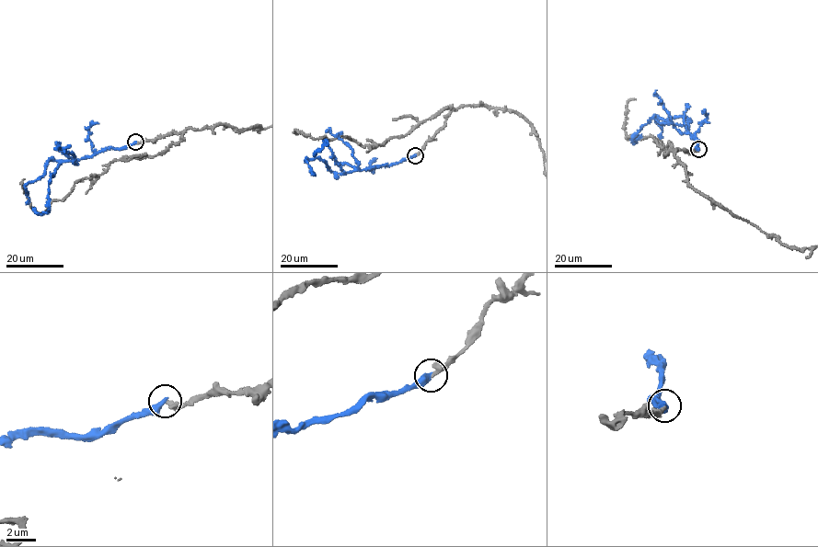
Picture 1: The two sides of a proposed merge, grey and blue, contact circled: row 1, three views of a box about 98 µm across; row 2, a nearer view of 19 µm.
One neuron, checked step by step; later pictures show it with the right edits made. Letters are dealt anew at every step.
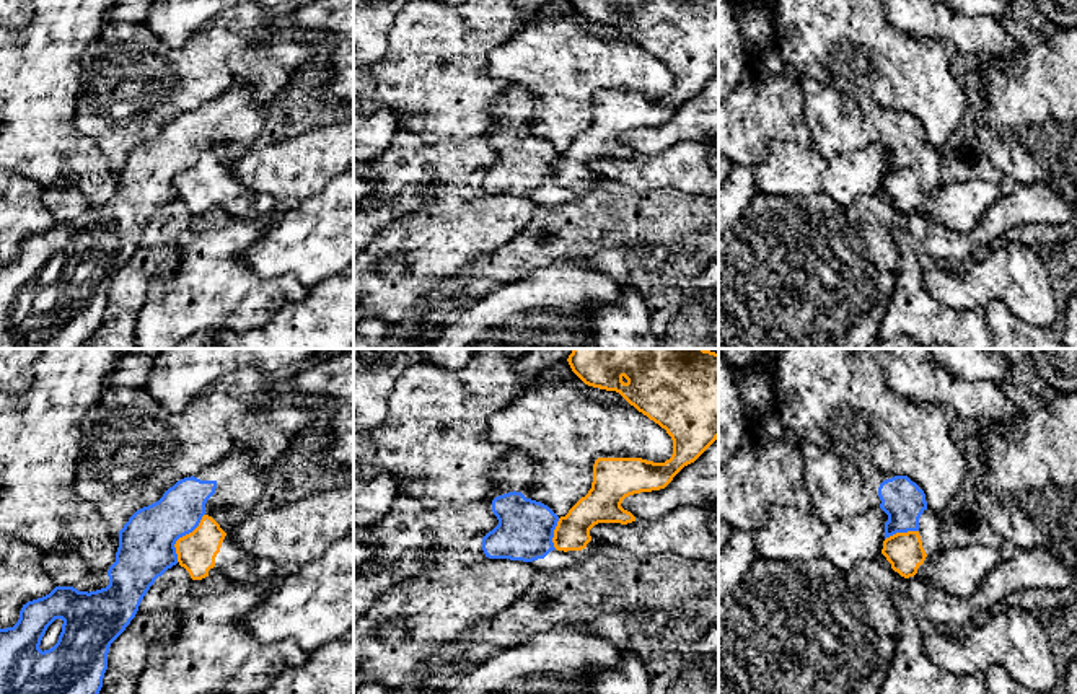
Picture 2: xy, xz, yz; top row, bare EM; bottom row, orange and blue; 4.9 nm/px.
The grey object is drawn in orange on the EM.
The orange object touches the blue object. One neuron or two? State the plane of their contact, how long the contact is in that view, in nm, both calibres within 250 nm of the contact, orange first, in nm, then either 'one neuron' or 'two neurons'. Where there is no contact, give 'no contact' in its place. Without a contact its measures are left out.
contact in xy; length 280 nm; calibres 190 and 280 nm; two neurons

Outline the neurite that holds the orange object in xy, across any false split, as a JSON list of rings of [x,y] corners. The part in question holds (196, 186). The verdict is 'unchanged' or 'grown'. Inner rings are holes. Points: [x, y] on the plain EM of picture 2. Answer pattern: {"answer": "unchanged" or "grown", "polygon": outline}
{"answer": "grown", "polygon": [[[204,150],[199,161],[174,179],[178,197],[192,215],[223,209],[230,217],[254,218],[270,213],[275,199],[244,186],[220,160]]]}

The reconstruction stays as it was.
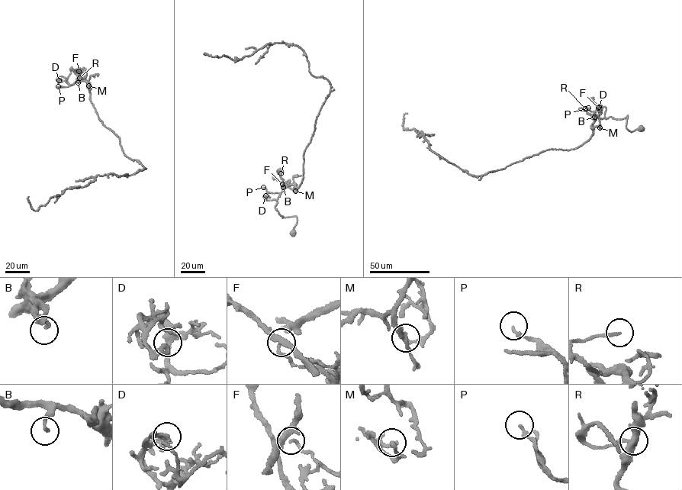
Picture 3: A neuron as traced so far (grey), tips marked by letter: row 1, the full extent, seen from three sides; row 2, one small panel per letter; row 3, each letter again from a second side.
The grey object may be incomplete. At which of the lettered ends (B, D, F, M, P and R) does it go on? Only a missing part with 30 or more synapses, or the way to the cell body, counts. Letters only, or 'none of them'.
none of them

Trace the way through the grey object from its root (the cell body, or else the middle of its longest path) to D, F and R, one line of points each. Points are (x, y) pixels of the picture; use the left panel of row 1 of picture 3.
D: (77, 71), (79, 77), (83, 76), (70, 69), (65, 80), (68, 83), (62, 76), (59, 77), (59, 80)
F: (77, 71), (79, 77), (83, 76), (70, 69), (65, 80), (69, 85), (85, 77), (84, 68), (78, 71)
R: (77, 71), (79, 77), (83, 76), (70, 69), (65, 81), (71, 85), (79, 82), (76, 78), (79, 78)

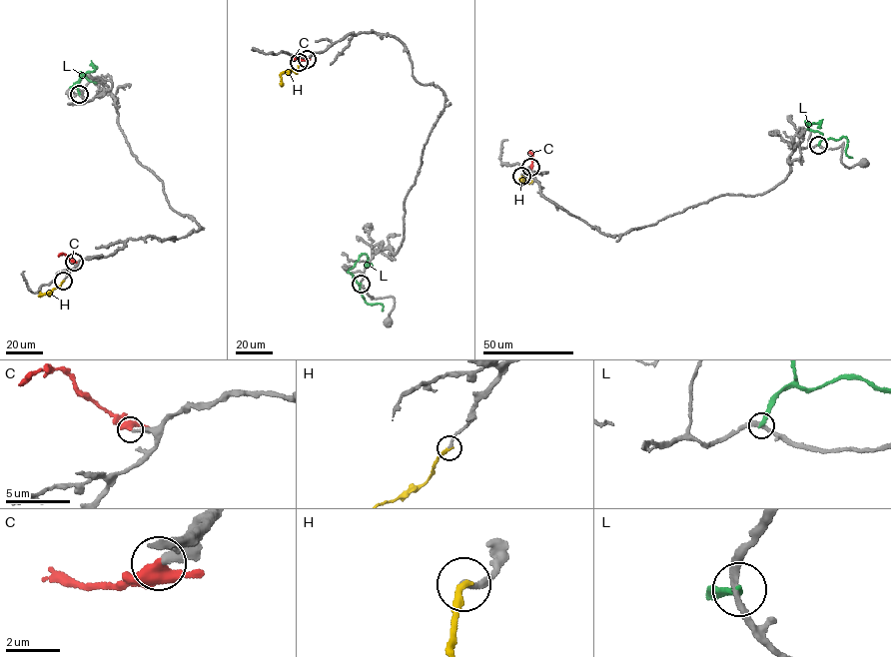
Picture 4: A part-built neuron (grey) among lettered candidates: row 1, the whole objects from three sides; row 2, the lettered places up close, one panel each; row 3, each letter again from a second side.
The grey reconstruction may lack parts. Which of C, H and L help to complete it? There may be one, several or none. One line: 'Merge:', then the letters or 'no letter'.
Merge: H

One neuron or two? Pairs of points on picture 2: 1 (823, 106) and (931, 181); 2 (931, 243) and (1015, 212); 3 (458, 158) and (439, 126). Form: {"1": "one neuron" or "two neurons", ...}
{"1": "one neuron", "2": "one neuron", "3": "two neurons"}

